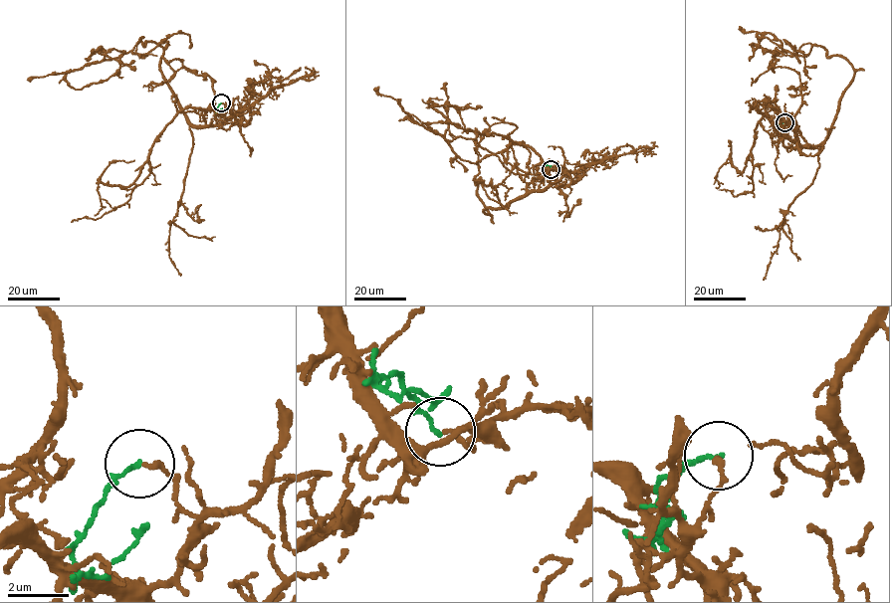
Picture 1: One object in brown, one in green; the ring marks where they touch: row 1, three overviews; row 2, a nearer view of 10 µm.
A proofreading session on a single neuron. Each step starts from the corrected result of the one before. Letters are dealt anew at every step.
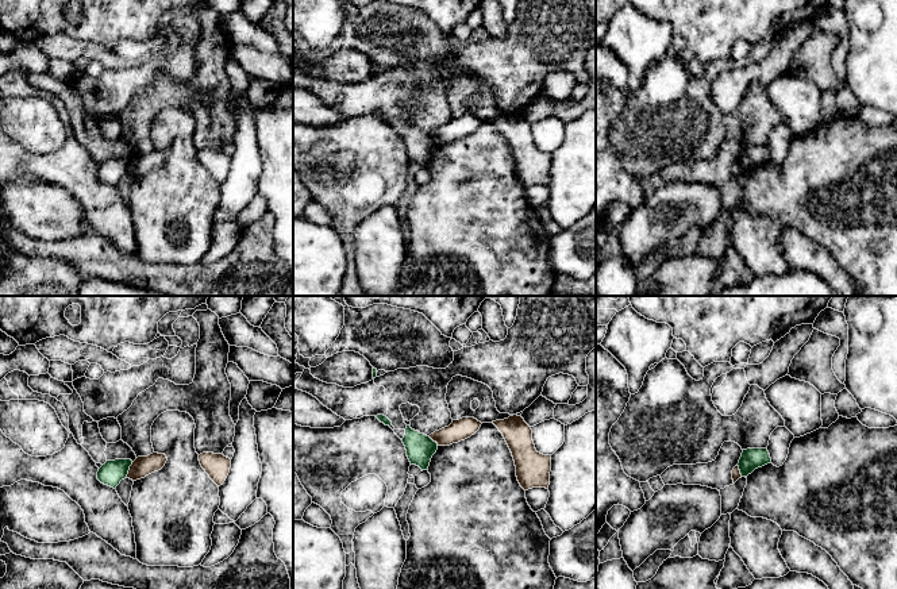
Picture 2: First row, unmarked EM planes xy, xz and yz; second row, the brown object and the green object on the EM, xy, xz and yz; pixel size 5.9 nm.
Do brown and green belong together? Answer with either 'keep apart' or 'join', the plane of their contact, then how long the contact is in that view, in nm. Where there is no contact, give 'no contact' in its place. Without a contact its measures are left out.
keep apart | xy | 100 nm

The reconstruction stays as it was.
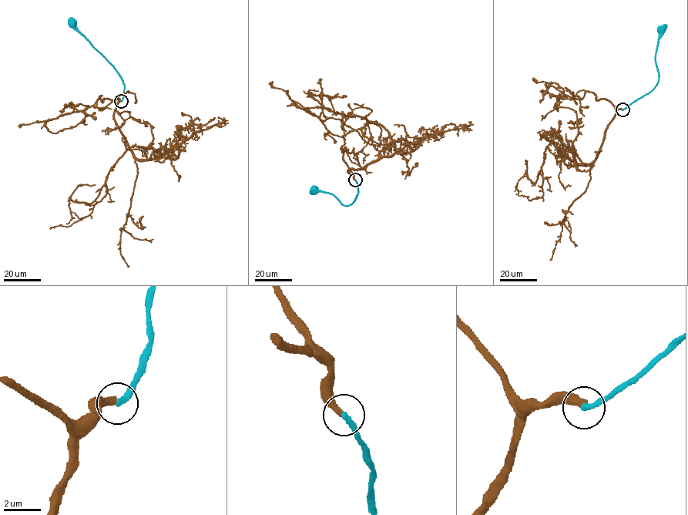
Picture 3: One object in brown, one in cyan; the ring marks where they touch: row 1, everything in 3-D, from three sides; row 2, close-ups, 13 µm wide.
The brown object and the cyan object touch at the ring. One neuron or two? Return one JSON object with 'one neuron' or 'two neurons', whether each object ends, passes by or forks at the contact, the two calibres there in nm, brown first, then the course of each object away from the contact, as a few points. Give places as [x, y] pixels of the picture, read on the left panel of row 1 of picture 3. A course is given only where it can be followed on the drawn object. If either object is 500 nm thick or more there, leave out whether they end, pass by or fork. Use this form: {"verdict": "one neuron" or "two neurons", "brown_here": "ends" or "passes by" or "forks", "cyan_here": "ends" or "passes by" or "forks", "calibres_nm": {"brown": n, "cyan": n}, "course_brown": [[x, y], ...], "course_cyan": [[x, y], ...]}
{"verdict": "one neuron", "brown_here": "ends", "cyan_here": "ends", "calibres_nm": {"brown": 360, "cyan": 280}, "course_brown": [[121, 101], [113, 118], [135, 157], [161, 155], [132, 146], [110, 170], [106, 194], [92, 211], [50, 229]], "course_cyan": [[121, 101], [125, 86], [121, 78], [102, 55], [76, 29], [73, 23]]}

